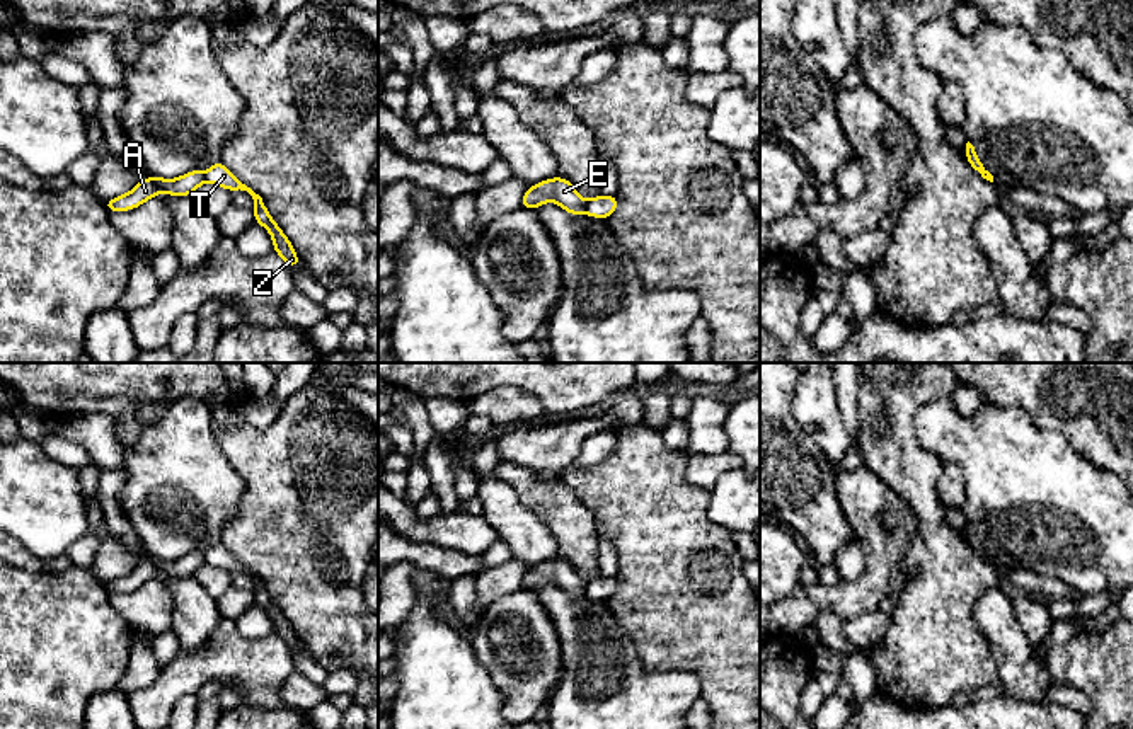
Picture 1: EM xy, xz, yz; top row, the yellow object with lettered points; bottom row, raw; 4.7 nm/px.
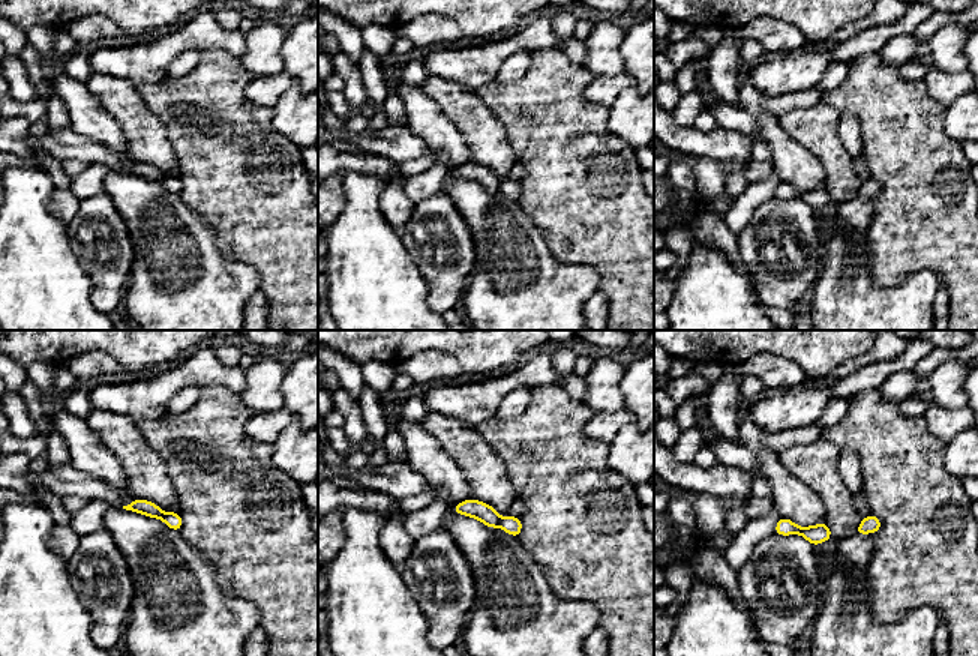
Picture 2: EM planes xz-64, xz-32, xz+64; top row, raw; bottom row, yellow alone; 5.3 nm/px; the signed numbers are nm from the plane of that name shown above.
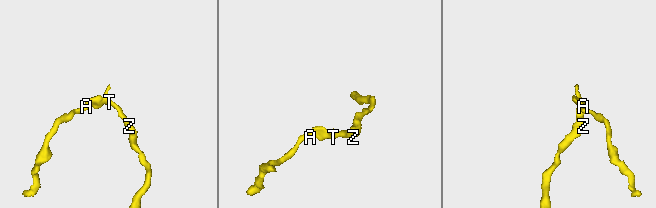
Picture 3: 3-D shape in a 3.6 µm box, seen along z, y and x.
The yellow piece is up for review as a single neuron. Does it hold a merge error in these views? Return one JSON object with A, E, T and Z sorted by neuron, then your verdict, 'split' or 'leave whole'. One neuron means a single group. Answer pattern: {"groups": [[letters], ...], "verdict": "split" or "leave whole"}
{"groups": [["A", "E"], ["T", "Z"]], "verdict": "split"}

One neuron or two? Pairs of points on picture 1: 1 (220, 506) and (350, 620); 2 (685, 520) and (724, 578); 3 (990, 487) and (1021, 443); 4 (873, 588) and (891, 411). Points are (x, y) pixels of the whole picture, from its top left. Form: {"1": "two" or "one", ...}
{"1": "two", "2": "one", "3": "one", "4": "two"}

